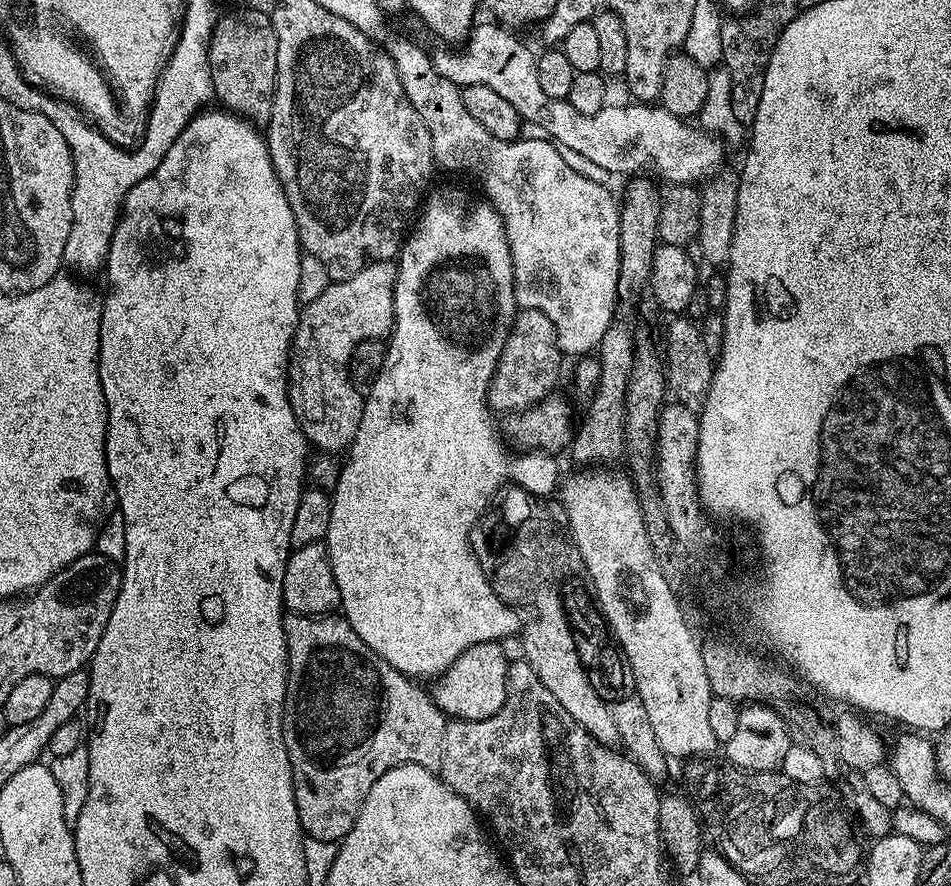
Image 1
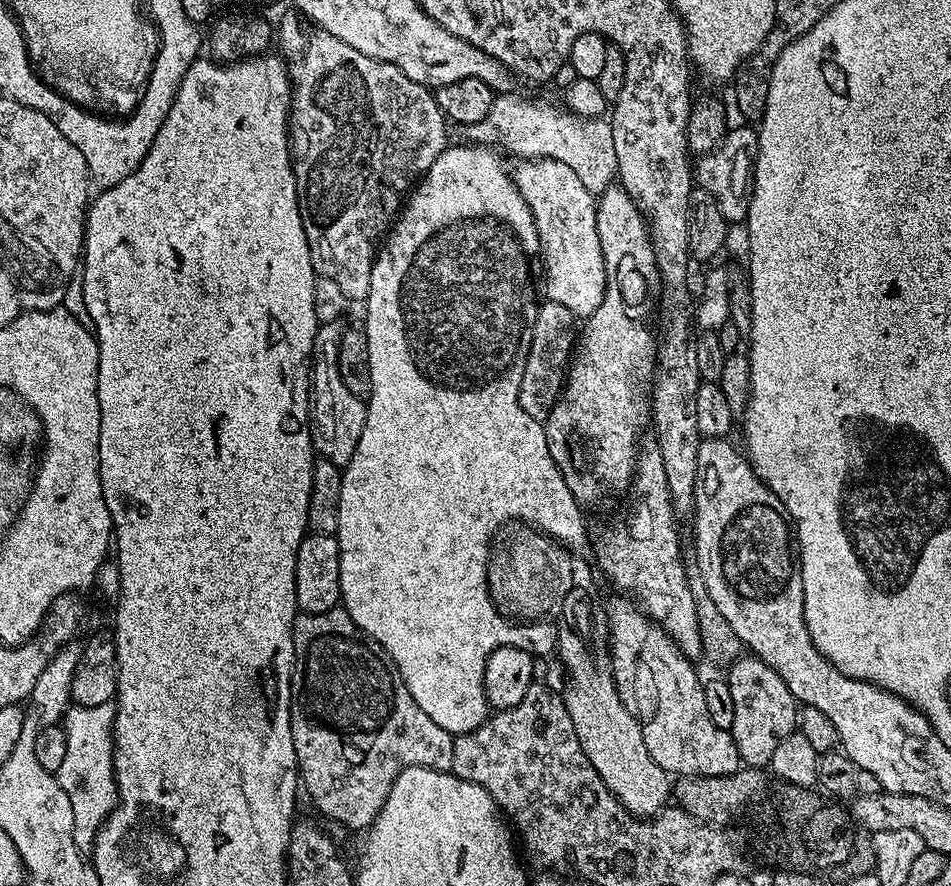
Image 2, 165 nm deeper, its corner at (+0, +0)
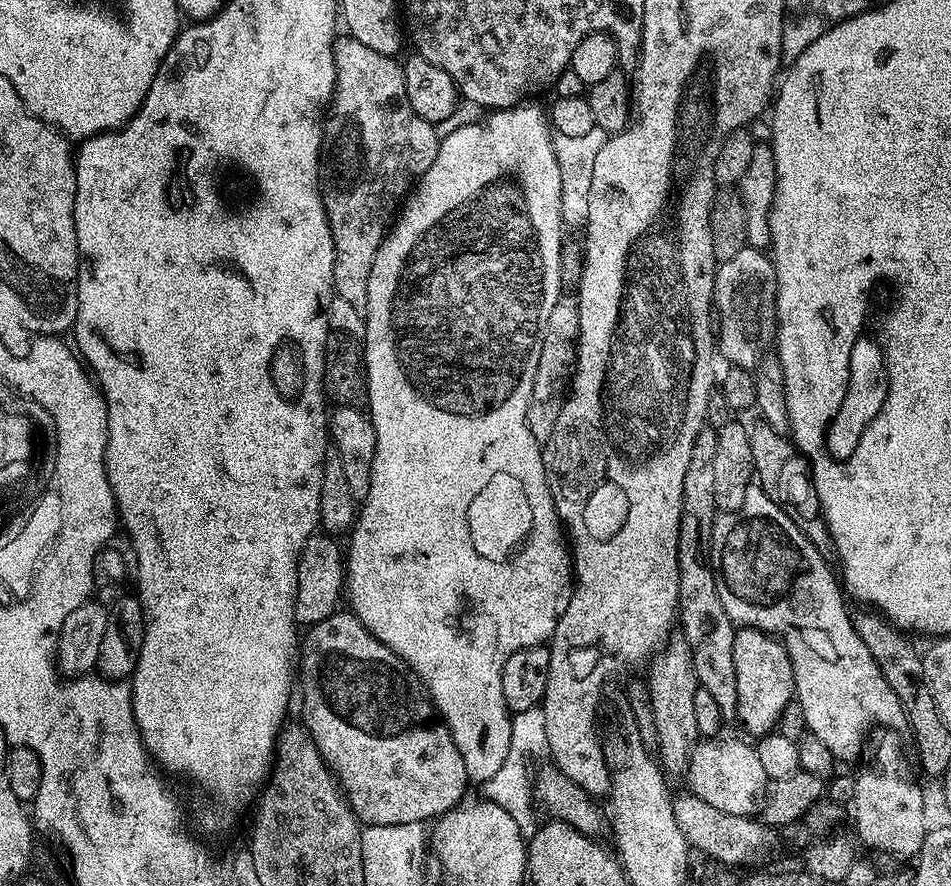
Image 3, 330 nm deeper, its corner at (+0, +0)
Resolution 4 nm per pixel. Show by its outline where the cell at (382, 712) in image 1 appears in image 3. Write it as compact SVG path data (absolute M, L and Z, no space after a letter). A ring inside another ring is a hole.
M337 610L332 613L330 618L322 618L322 622L311 625L305 632L308 633L305 636L303 633L302 643L298 648L298 691L304 699L302 724L308 729L317 750L322 754L328 767L332 769L332 775L339 780L340 791L344 793L348 805L352 807L352 812L361 825L390 826L391 824L409 824L410 822L424 824L435 821L465 799L467 792L464 791L470 788L470 778L466 774L466 762L462 758L462 754L458 754L458 746L454 742L450 730L440 719L431 696L424 690L420 690L417 696L412 693L413 681L410 679L410 669L404 660L398 654L391 652L350 610Z

